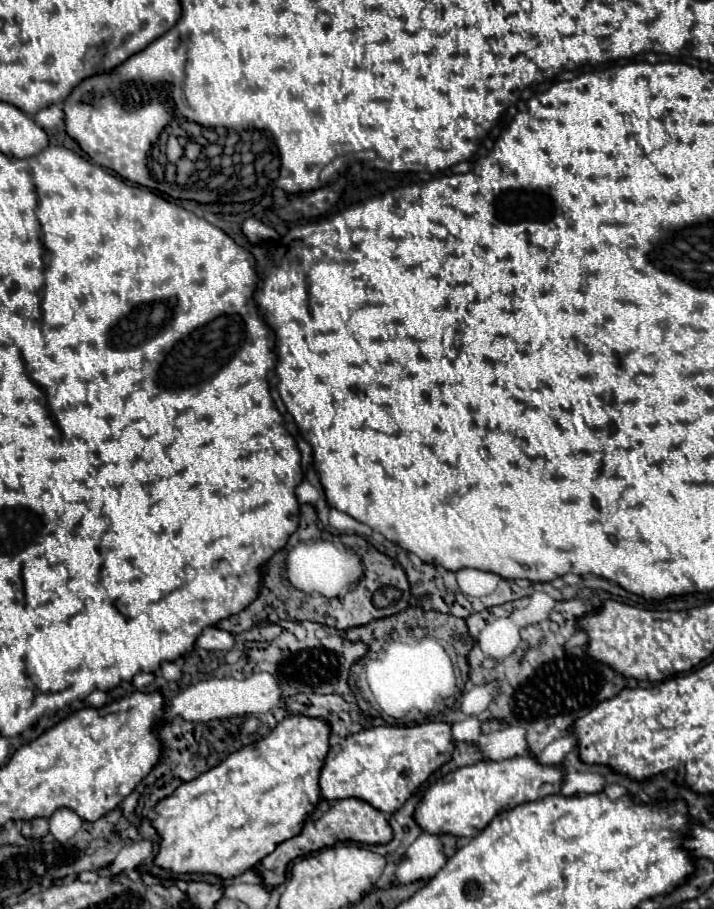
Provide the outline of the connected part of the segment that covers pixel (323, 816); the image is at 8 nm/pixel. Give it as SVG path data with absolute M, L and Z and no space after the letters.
M341 799L341 801L319 801L315 811L309 815L309 819L303 823L303 829L299 835L279 843L273 853L263 857L255 869L261 875L263 887L273 889L285 881L287 867L291 861L305 857L313 851L323 849L325 845L331 847L337 841L357 841L357 843L389 843L393 839L393 831L383 817L381 811L373 809L369 803L363 803L359 799Z

